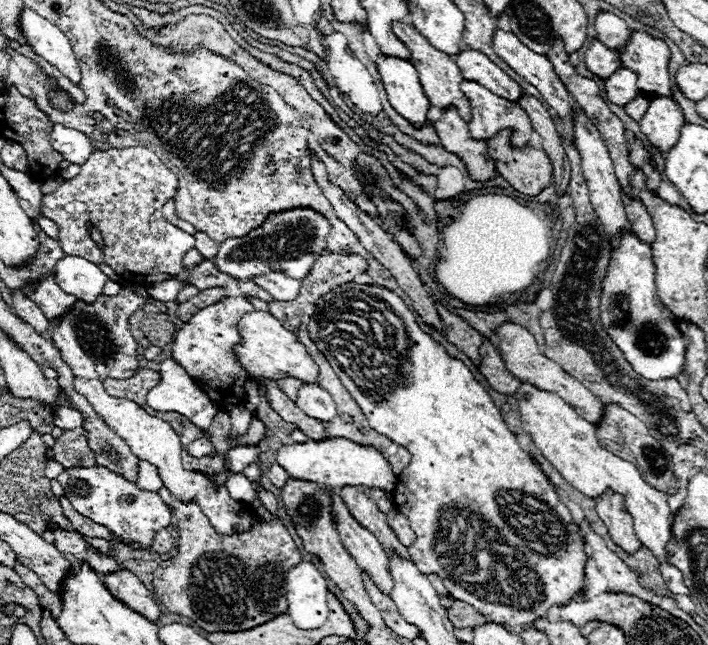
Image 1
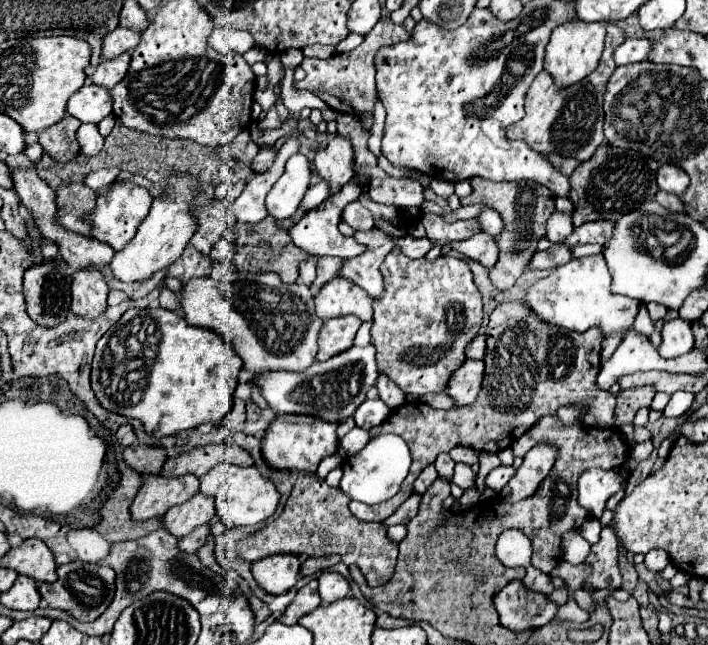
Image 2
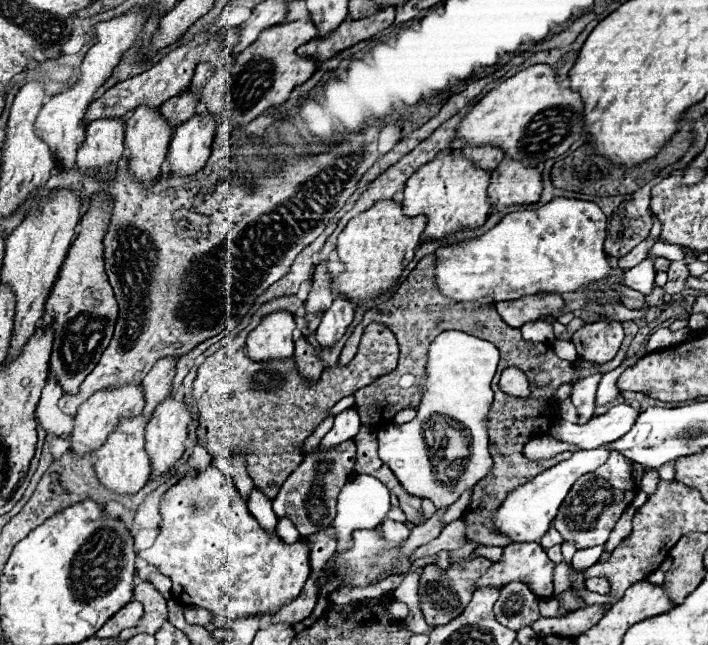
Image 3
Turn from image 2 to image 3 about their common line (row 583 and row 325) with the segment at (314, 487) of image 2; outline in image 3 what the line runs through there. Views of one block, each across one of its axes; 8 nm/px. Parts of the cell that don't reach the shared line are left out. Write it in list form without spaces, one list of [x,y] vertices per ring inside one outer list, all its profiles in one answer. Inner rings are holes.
[[[368,324],[362,340],[358,344],[358,352],[354,360],[346,366],[334,366],[326,368],[318,382],[308,384],[298,368],[294,356],[282,358],[282,360],[268,360],[268,362],[254,362],[246,356],[246,350],[240,348],[236,352],[230,352],[226,348],[216,350],[212,356],[208,356],[198,366],[198,376],[194,380],[192,396],[198,408],[200,416],[200,428],[198,428],[198,440],[204,442],[204,448],[210,456],[230,456],[232,450],[244,450],[248,454],[246,458],[246,470],[252,476],[254,484],[268,496],[274,498],[284,484],[284,480],[300,466],[304,454],[302,446],[304,440],[314,432],[314,428],[328,416],[330,408],[344,396],[350,396],[358,388],[364,388],[372,384],[376,378],[392,372],[398,364],[398,342],[390,328],[384,328],[384,324]]]

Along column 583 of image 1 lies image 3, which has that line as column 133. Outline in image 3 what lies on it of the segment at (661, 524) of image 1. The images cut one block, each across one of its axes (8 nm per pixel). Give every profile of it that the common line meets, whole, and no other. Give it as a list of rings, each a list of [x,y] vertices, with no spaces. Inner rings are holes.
[[[140,414],[134,418],[120,418],[118,426],[114,428],[114,432],[110,432],[108,440],[94,452],[94,468],[96,474],[100,478],[100,482],[114,490],[114,492],[126,492],[126,494],[134,494],[138,492],[146,480],[150,478],[152,472],[152,464],[150,458],[144,450],[144,430],[146,430],[148,420]]]

